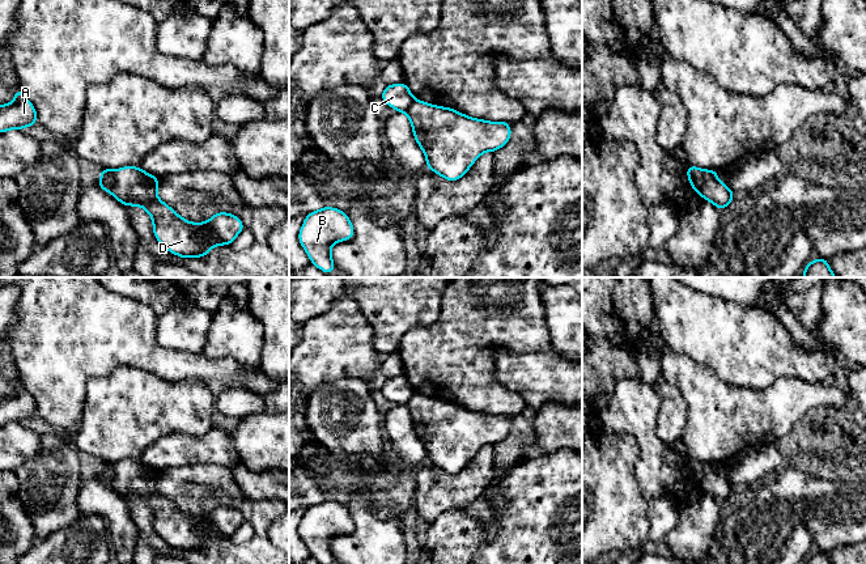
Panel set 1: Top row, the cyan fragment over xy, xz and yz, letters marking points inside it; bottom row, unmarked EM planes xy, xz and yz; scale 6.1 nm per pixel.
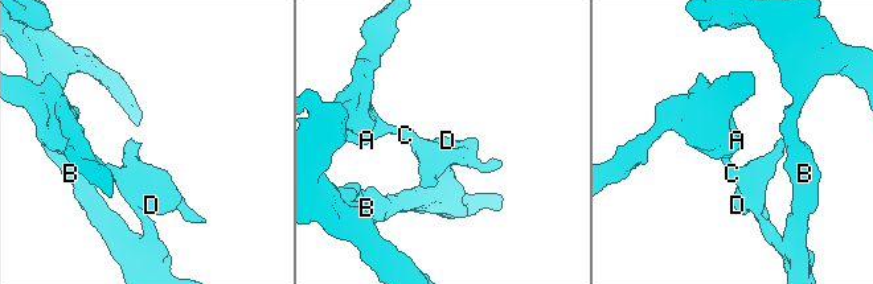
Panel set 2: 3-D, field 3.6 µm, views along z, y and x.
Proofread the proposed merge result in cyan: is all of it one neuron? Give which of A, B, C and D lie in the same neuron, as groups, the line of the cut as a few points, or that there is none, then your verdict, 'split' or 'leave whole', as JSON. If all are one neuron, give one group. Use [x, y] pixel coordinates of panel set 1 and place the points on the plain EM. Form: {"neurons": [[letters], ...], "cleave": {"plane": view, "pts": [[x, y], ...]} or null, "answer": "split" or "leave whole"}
{"neurons": [["A", "C"], ["B", "D"]], "cleave": {"plane": "yz", "pts": [[704, 463], [704, 476], [699, 487]]}, "answer": "split"}

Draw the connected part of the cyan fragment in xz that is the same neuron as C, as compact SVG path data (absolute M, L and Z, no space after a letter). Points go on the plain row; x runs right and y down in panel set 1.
M406 376L386 378L381 387L381 391L387 399L395 402L398 406L406 406L415 394Z

